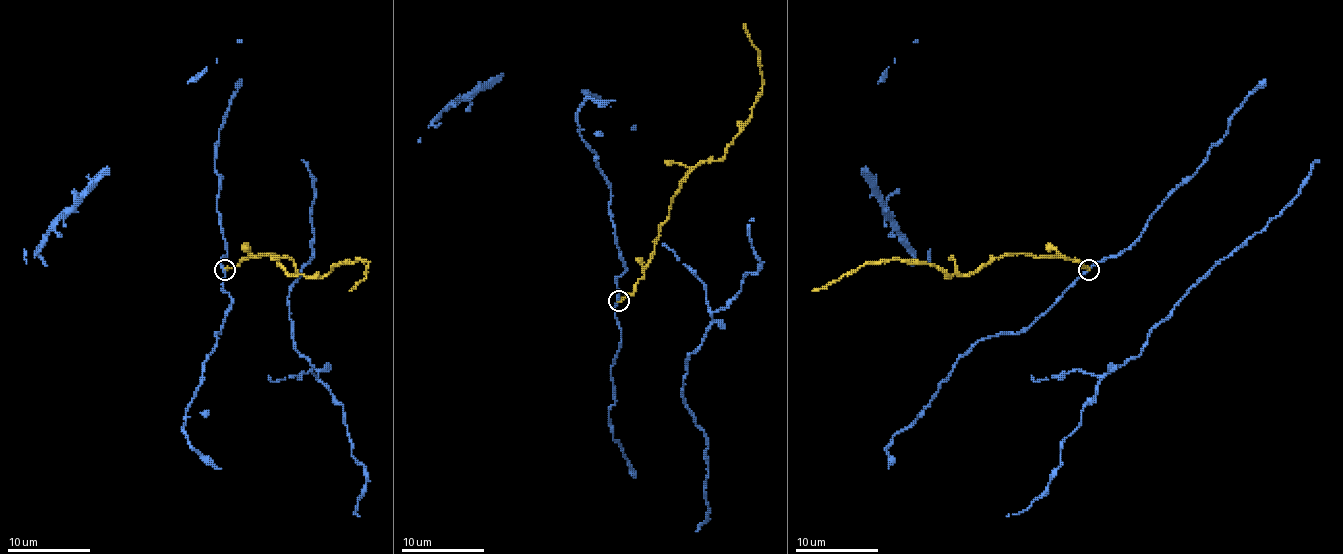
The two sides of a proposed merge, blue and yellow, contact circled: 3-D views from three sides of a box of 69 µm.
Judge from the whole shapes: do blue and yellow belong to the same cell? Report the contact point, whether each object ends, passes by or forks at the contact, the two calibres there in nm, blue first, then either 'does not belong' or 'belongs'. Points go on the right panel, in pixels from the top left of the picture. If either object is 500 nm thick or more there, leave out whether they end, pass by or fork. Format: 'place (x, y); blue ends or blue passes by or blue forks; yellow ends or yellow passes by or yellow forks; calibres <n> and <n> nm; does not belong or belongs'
place (1089, 269); blue passes by; yellow ends; calibres 170 and 200 nm; does not belong

